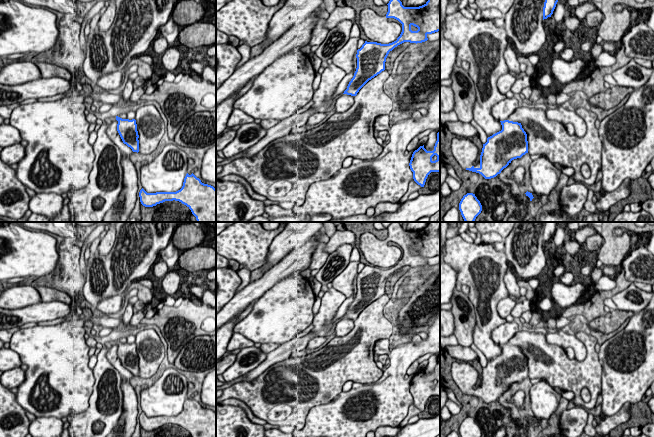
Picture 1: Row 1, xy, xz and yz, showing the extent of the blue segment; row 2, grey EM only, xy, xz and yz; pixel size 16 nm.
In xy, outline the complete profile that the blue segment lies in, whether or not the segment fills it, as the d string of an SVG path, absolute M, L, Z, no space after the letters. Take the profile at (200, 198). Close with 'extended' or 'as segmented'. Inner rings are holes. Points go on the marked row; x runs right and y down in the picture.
M193 173L186 174L183 186L176 192L139 192L140 202L145 207L153 207L165 201L179 201L186 205L197 222L216 222L216 189L201 182Z | as segmented

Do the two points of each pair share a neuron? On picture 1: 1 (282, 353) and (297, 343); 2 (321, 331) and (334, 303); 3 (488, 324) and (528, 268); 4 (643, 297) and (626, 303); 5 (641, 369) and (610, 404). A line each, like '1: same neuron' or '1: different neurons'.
1: same neuron
2: same neuron
3: different neurons
4: same neuron
5: same neuron

